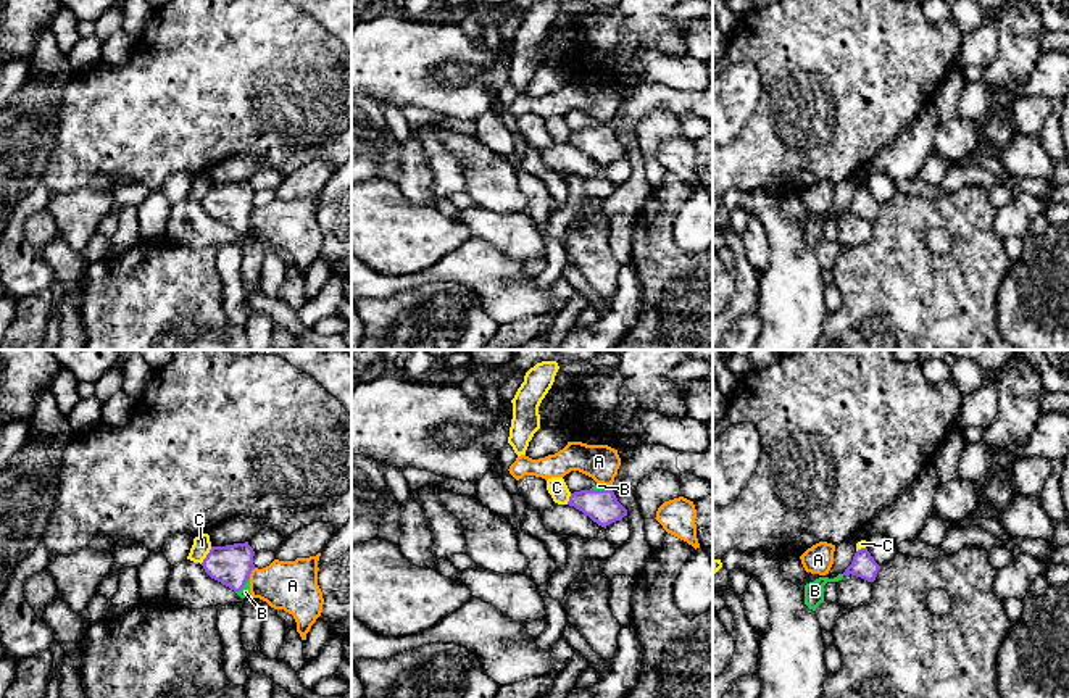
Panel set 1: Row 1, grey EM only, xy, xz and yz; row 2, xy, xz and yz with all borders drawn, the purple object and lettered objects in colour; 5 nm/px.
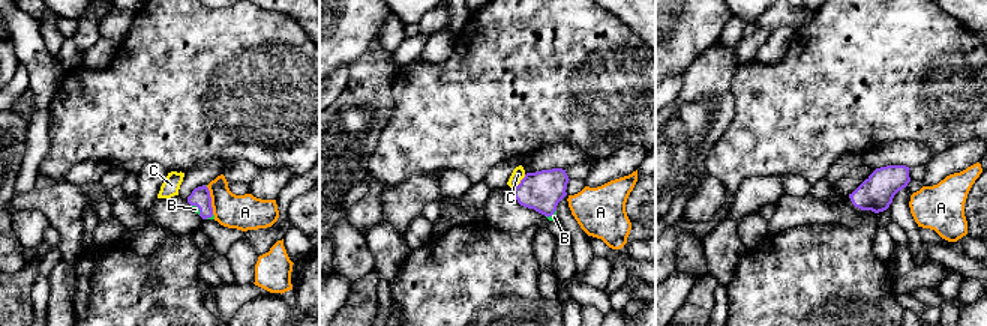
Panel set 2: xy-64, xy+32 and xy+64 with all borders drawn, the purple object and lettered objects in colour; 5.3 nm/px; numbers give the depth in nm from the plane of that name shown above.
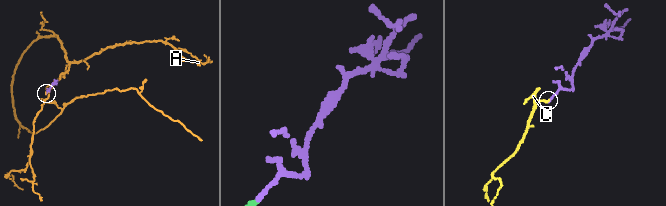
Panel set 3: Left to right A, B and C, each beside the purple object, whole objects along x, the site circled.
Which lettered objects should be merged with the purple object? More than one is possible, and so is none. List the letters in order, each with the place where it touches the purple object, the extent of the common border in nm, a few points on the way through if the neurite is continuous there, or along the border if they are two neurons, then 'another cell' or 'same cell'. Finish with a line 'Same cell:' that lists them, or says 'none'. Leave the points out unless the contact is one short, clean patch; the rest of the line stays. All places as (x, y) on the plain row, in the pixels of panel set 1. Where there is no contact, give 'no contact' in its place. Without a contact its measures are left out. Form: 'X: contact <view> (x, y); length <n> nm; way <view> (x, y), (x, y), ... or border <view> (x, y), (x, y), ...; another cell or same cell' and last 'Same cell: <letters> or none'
A: contact xy (250, 211); length 70 nm; another cell
B: contact xz (602, 129); length 110 nm; way xz (602, 145), (602, 129), (598, 124); same cell
C: contact xy (207, 194); length 110 nm; border xy (212, 186), (200, 202); another cell
Same cell: B

